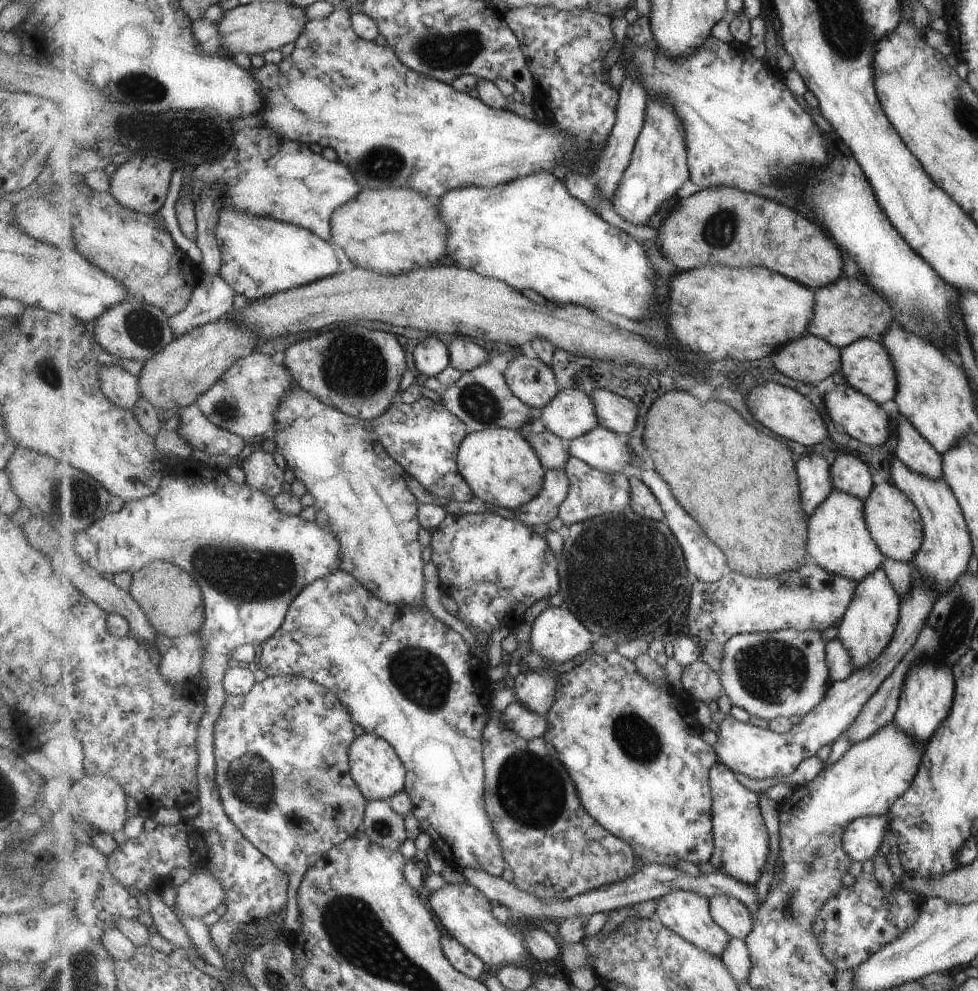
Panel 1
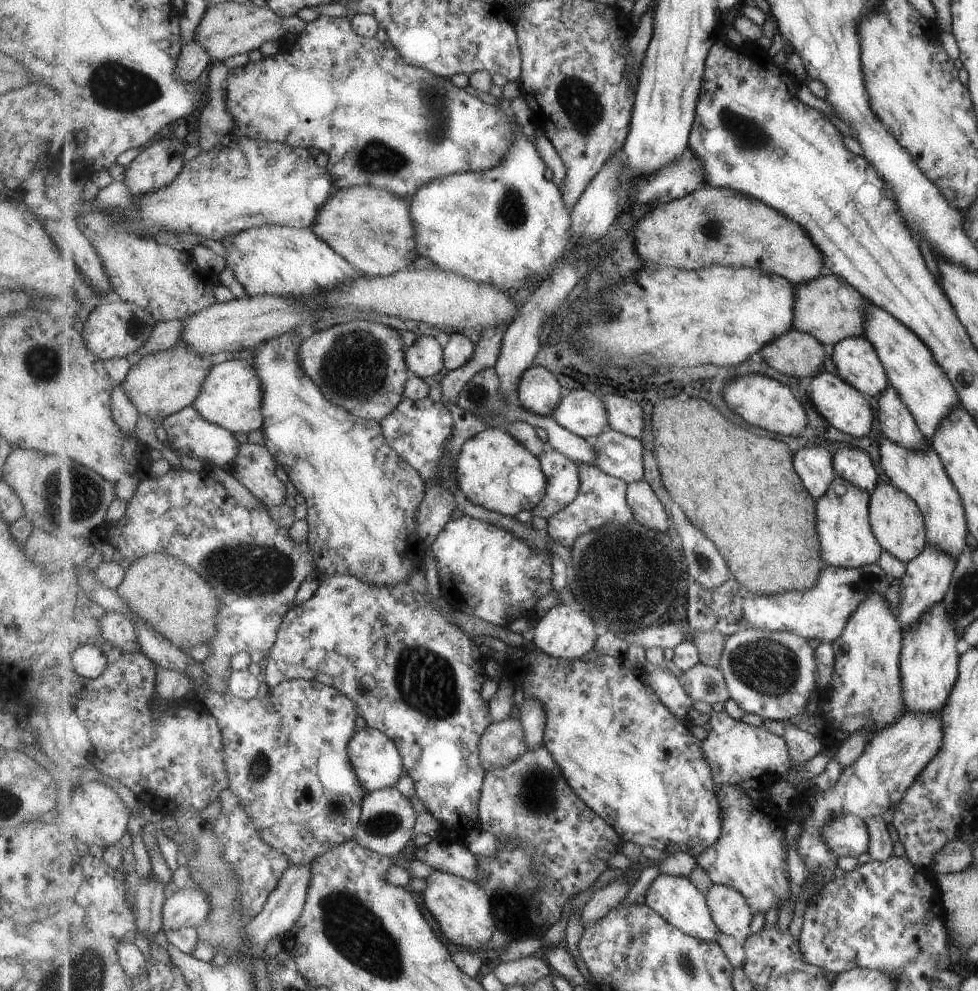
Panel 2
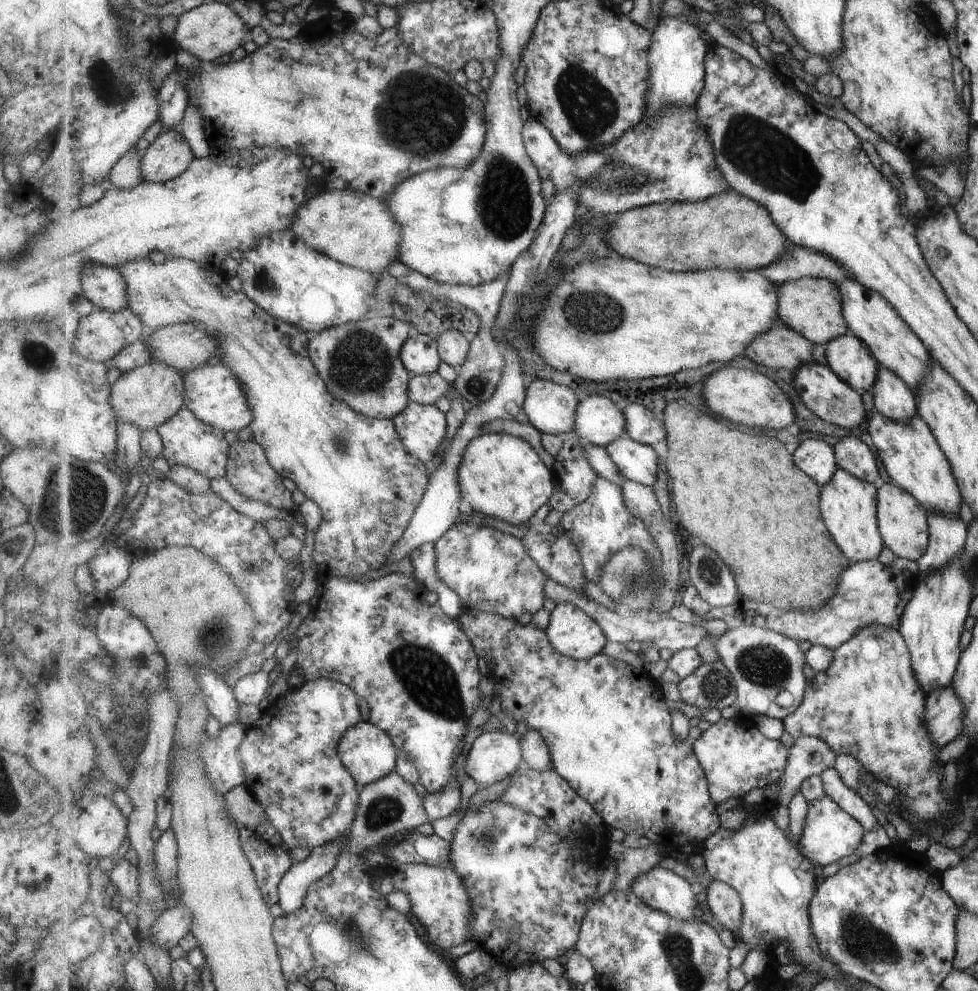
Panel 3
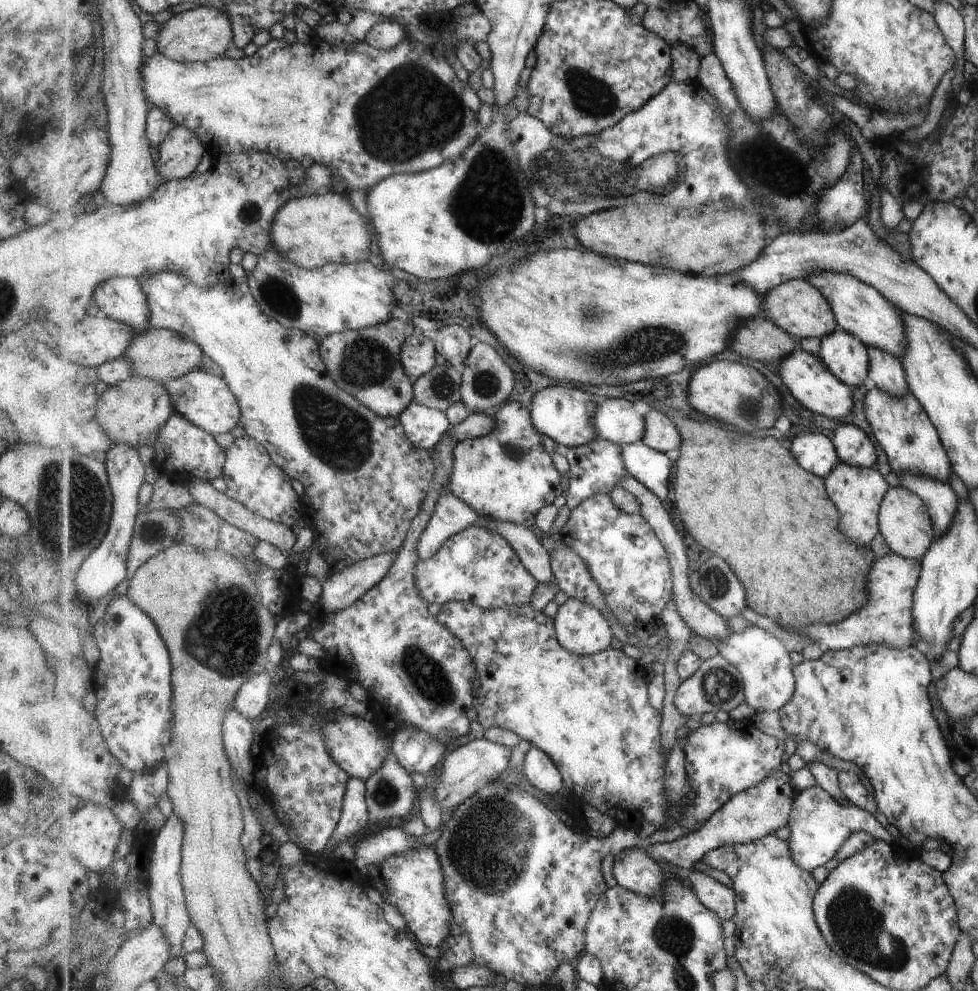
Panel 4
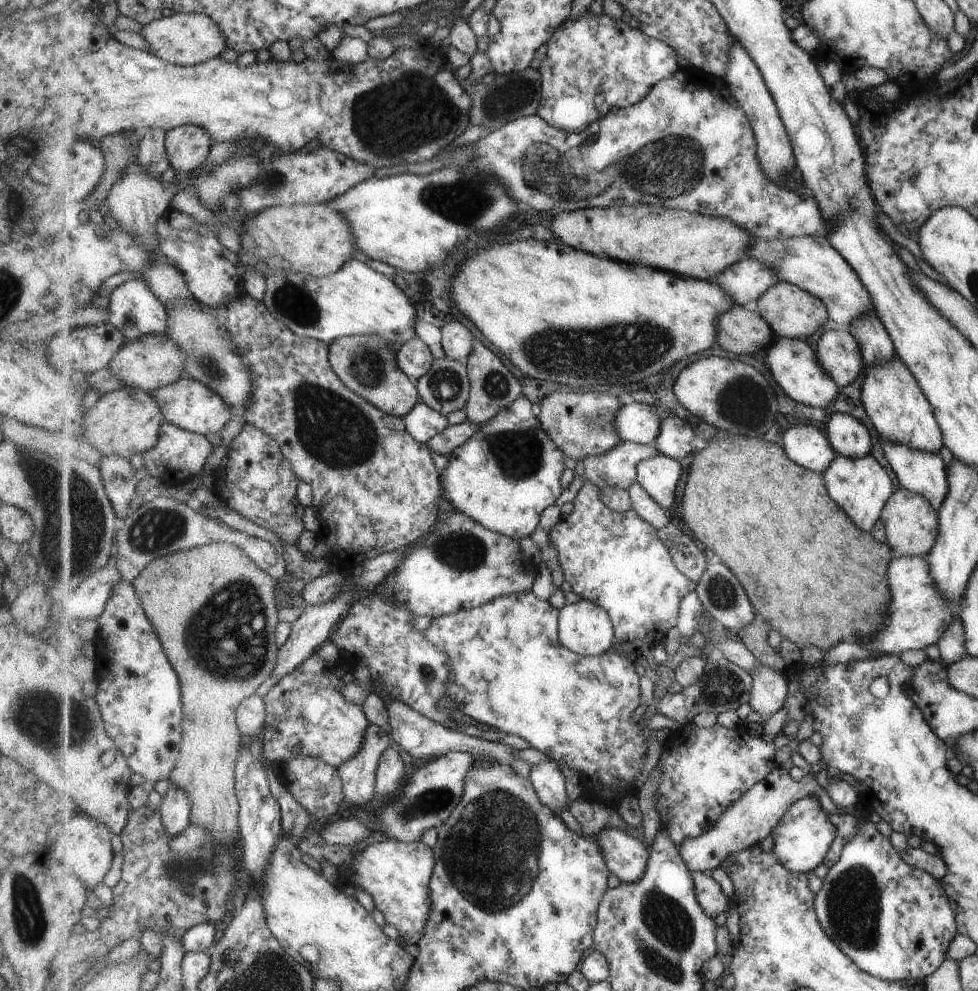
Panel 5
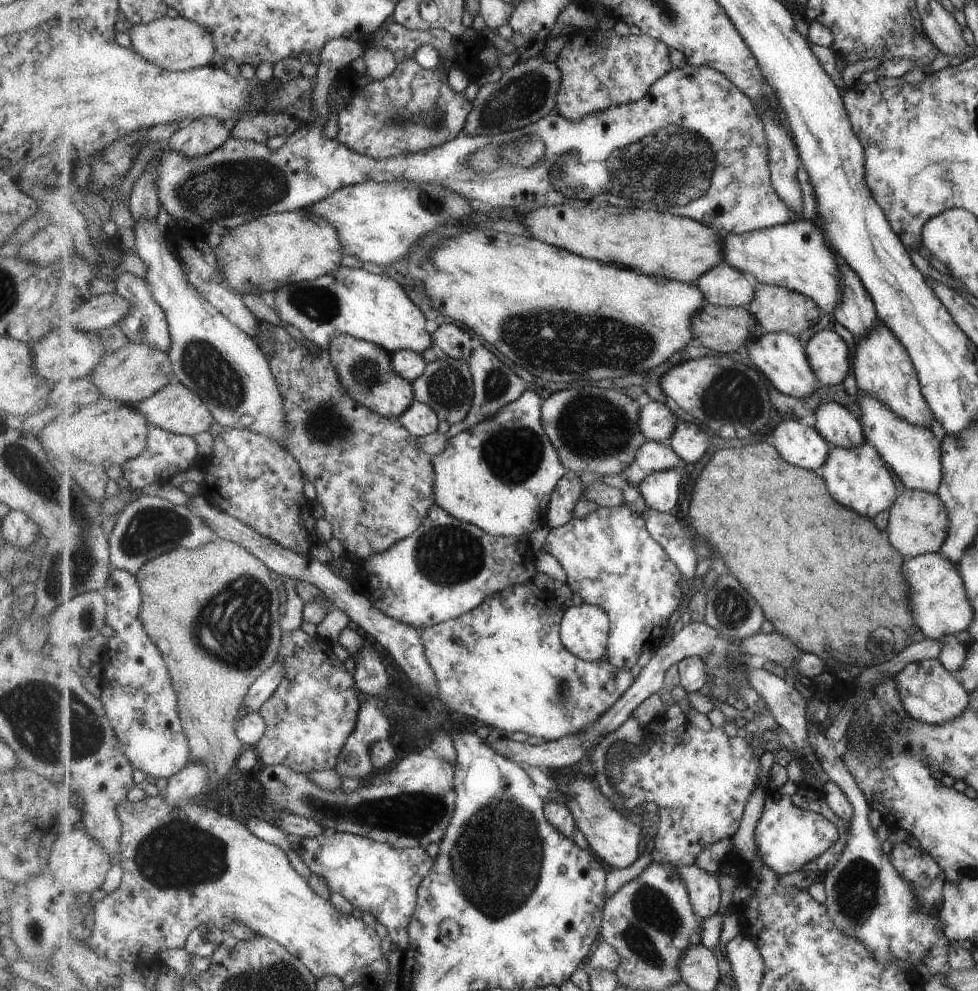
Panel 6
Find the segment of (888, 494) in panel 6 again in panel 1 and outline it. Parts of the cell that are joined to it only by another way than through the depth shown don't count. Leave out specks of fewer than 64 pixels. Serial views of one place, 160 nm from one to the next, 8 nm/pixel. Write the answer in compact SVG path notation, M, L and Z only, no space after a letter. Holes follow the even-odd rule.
M835 488L809 521L808 560L834 575L860 582L875 571L885 557L868 531L865 503L861 497Z

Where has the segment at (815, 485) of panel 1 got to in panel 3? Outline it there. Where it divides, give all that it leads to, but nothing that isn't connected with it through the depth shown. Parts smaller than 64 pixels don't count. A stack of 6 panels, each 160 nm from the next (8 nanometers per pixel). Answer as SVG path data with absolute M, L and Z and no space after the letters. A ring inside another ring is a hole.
M803 438L799 446L793 452L797 466L813 476L813 480L819 482L819 486L827 485L833 475L838 471L838 462L833 444L827 444L819 438Z

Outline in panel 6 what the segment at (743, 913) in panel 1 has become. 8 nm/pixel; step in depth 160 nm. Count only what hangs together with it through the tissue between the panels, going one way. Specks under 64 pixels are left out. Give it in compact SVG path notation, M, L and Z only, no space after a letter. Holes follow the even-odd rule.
M697 863L678 867L687 885L691 902L700 919L713 916L721 908L721 886L713 873L704 871Z

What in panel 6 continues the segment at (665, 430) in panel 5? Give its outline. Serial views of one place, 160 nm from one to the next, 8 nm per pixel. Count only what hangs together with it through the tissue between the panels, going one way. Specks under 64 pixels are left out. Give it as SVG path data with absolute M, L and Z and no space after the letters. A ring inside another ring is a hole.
M679 421L668 444L685 463L695 462L697 464L707 454L709 446L711 446L711 436L707 430L699 428L697 424Z

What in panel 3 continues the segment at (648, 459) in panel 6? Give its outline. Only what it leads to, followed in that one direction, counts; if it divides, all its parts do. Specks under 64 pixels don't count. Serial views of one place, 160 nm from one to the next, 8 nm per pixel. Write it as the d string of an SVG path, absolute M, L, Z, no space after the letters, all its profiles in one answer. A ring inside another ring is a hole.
M577 434L567 437L564 447L551 459L550 469L556 480L556 491L549 504L562 513L584 503L600 476L588 459L583 438Z

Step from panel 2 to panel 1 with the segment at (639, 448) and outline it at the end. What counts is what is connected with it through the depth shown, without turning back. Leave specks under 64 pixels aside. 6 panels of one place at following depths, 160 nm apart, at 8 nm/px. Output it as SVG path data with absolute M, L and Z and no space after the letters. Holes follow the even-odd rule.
M603 426L570 440L567 445L571 456L576 456L589 466L612 475L623 474L627 464L633 466L633 448L629 442L621 442L615 431Z

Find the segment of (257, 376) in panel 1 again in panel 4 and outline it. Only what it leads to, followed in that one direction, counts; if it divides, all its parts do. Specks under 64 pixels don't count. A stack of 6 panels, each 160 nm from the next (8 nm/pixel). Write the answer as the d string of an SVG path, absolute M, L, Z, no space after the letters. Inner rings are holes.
M195 368L180 379L167 382L165 387L172 396L176 412L208 433L216 435L231 432L240 423L242 417L240 402L229 383L221 376Z

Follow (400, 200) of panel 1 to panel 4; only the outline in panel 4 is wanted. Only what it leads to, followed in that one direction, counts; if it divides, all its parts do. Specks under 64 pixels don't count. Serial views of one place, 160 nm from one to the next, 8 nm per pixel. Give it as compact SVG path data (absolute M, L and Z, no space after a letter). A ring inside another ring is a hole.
M333 190L324 195L289 198L273 219L272 242L275 248L307 270L329 263L367 262L369 252L377 252L376 241L371 218L361 216L346 193Z

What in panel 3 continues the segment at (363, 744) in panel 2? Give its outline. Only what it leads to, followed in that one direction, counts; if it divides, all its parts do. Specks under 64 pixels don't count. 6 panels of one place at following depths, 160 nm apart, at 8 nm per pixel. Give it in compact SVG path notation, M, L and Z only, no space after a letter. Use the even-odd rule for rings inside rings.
M370 720L361 721L348 728L341 737L338 751L343 764L352 772L360 788L395 771L401 753L389 733L375 726Z

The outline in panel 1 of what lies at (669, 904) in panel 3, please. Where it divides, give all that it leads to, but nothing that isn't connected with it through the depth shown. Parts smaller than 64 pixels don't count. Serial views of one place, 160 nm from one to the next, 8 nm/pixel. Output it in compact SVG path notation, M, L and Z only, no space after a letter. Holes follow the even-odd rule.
M673 891L658 899L654 918L665 926L673 929L673 932L688 940L691 944L705 949L707 952L720 956L725 952L732 936L713 918L710 899L706 896L689 891Z

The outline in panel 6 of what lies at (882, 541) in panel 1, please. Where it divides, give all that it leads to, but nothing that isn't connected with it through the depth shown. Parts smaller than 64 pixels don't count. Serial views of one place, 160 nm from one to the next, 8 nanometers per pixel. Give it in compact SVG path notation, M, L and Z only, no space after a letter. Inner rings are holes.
M904 489L887 509L888 523L886 532L893 548L903 554L903 558L940 550L948 528L948 510L936 494L920 490Z

